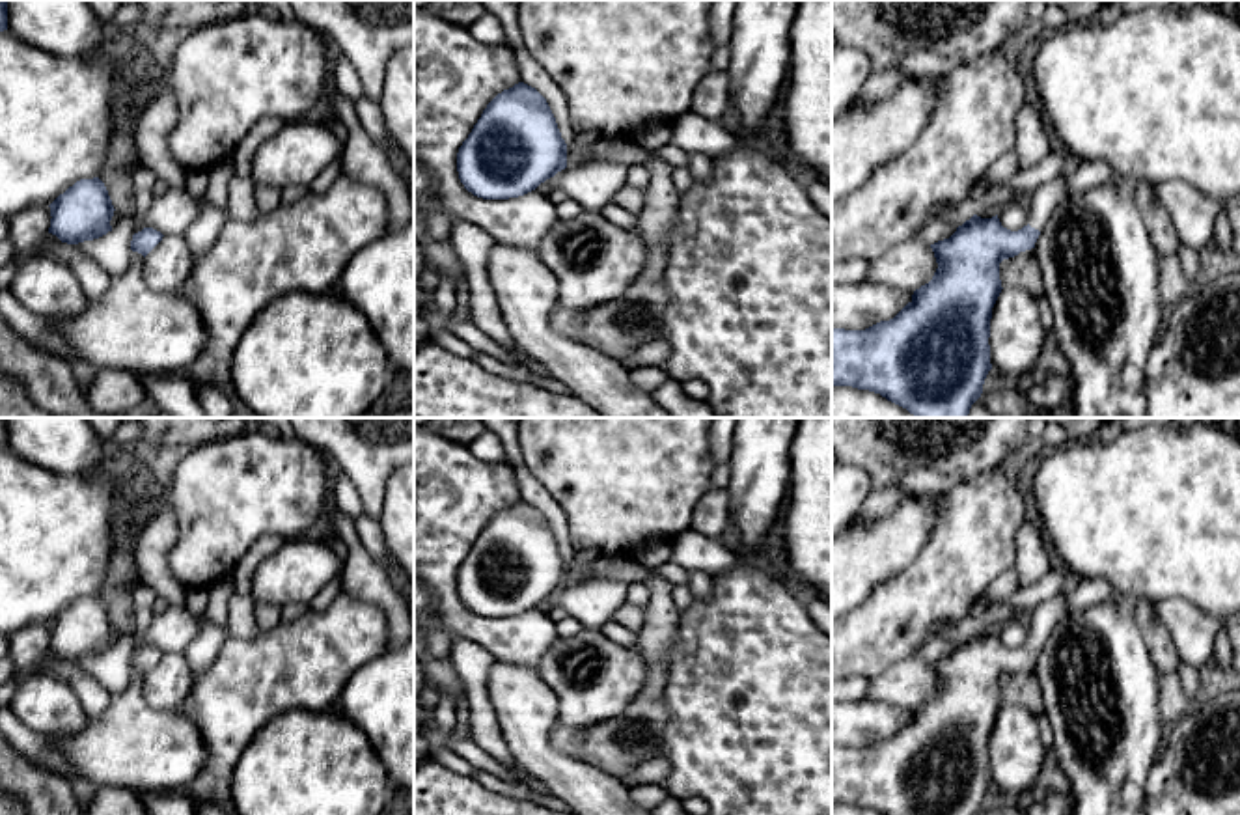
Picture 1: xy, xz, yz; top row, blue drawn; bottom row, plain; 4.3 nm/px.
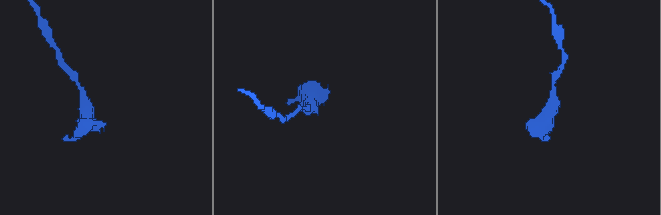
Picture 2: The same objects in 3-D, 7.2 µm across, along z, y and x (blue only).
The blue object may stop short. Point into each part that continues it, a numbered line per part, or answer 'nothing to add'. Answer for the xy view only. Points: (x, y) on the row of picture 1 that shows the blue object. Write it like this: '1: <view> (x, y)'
nothing to add

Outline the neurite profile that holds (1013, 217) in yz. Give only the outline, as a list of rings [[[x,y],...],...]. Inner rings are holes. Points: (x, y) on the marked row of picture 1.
[[[1011,201],[998,211],[1001,226],[1011,231],[1018,231],[1024,226],[1027,226],[1027,216],[1029,216],[1027,211],[1020,207],[1016,201]]]

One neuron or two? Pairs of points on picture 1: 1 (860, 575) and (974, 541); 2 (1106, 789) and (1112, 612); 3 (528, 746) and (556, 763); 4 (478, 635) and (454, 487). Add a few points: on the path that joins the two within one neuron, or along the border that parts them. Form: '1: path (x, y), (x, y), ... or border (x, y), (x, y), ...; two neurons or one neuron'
1: border (933, 521), (933, 532), (922, 551), (877, 586); two neurons
2: path (1117, 745), (1127, 732), (1112, 657); one neuron
3: path (536, 754), (549, 763); one neuron
4: path (446, 597), (444, 524); one neuron

